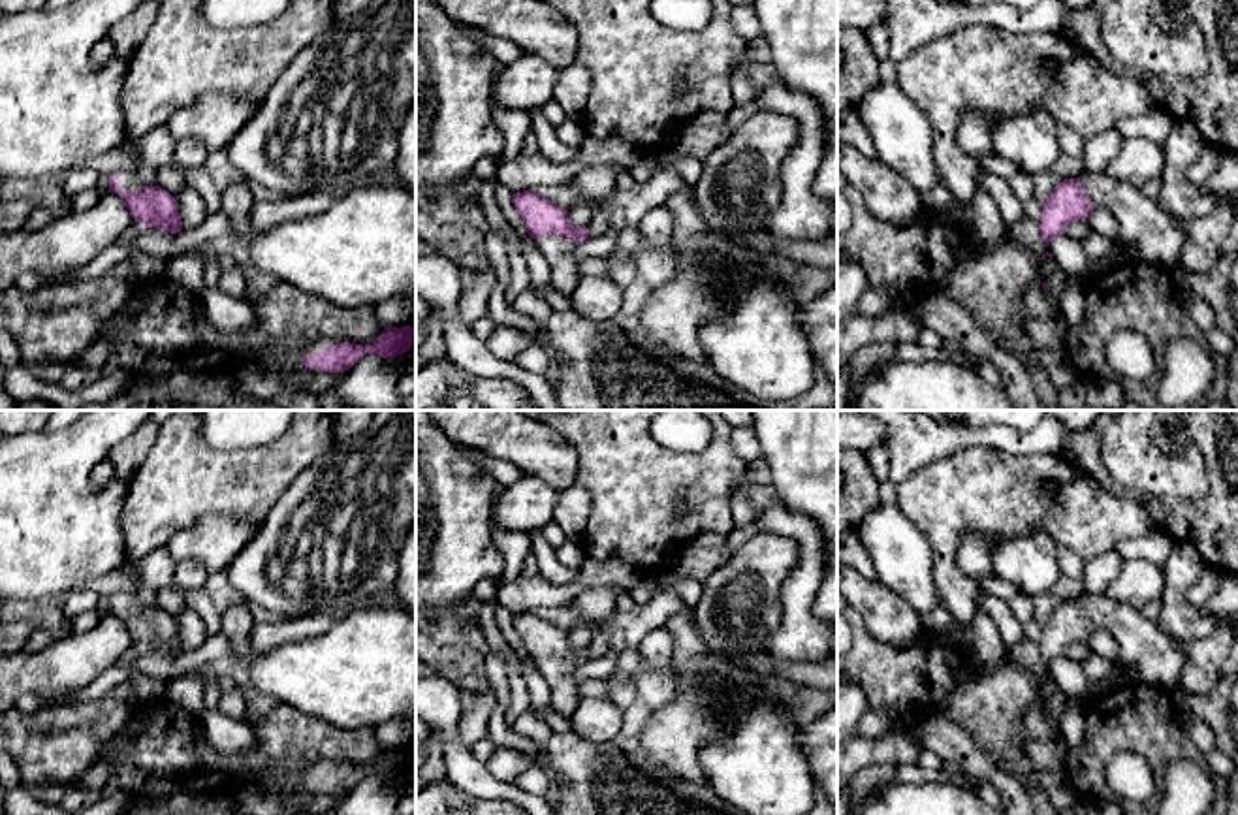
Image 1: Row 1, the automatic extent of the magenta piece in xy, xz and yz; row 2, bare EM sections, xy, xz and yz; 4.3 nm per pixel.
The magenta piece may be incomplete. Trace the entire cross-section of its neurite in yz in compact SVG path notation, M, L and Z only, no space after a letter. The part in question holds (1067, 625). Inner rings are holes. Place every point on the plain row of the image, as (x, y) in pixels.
M1065 599L1054 610L1044 623L1039 646L1046 668L1054 659L1065 657L1069 646L1087 642L1099 627L1116 634L1118 663L1133 670L1142 683L1165 691L1178 685L1185 655L1176 640L1140 610L1106 599Z

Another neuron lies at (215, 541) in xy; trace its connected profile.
M207 514L192 527L175 533L166 550L175 563L194 559L203 568L222 572L256 535L258 527L228 514Z

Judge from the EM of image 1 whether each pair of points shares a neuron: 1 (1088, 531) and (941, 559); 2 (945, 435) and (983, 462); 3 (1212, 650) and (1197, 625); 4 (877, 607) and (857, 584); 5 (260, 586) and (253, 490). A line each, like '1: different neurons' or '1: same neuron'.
1: same neuron
2: different neurons
3: different neurons
4: same neuron
5: different neurons

